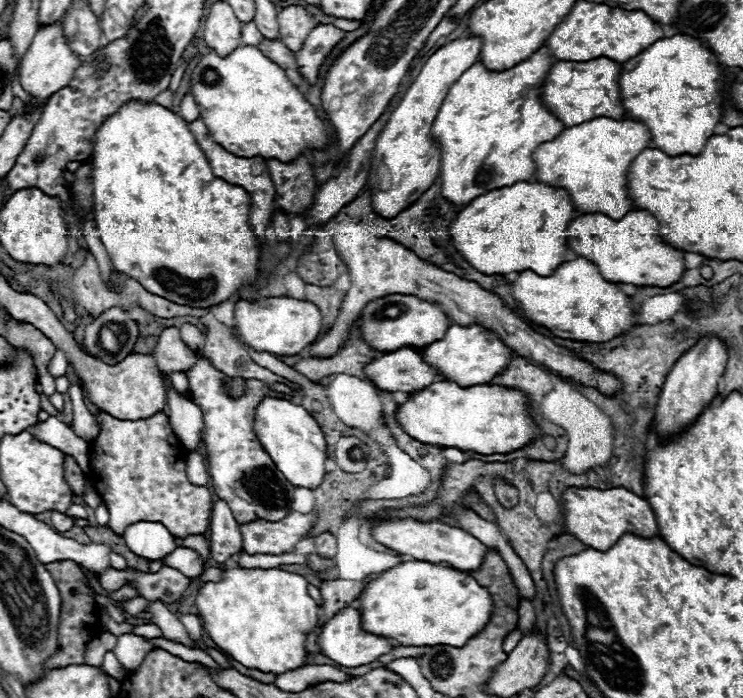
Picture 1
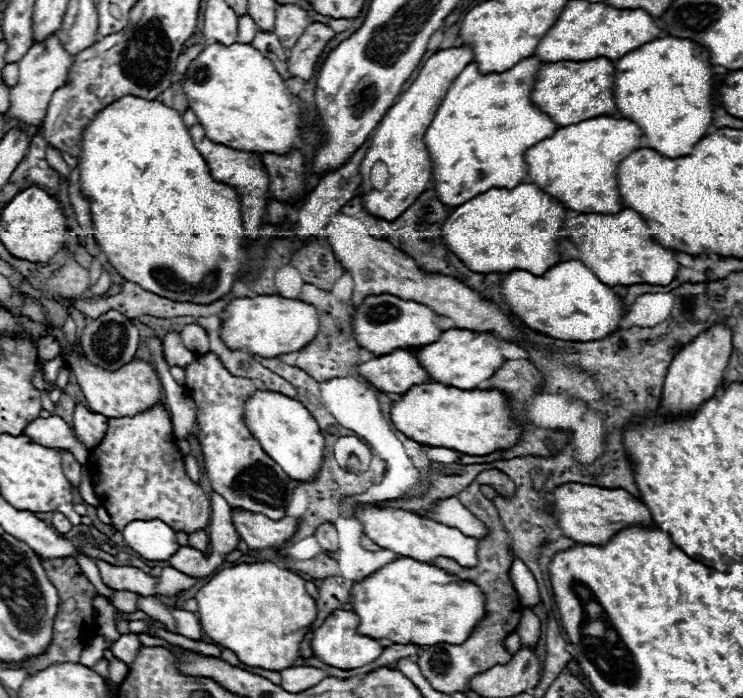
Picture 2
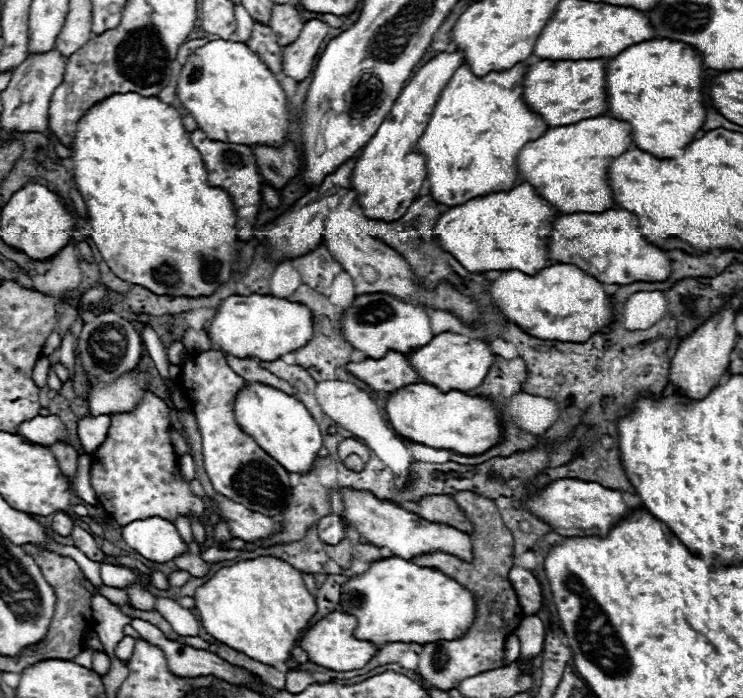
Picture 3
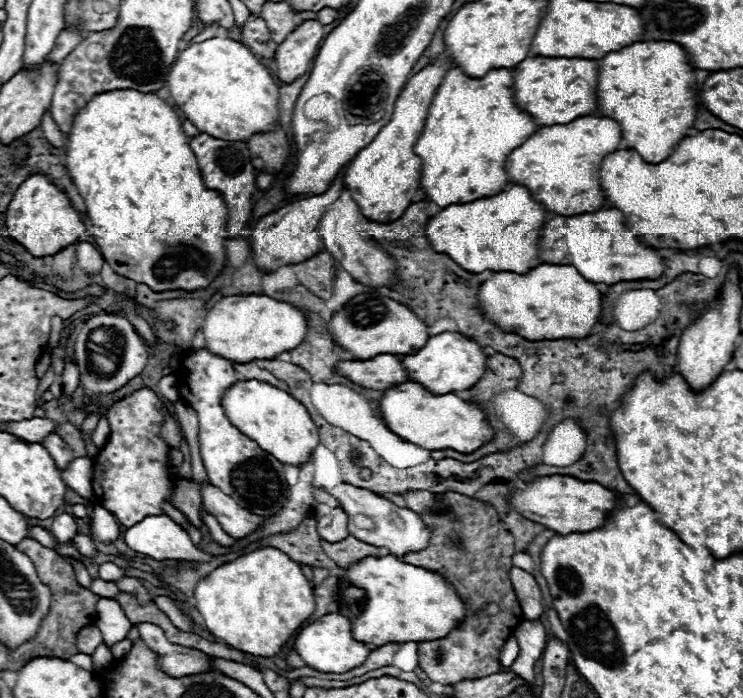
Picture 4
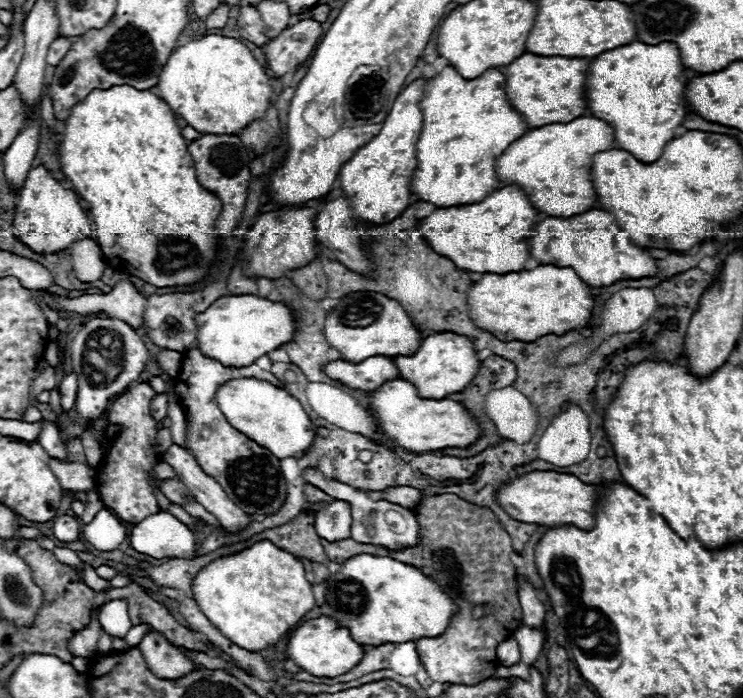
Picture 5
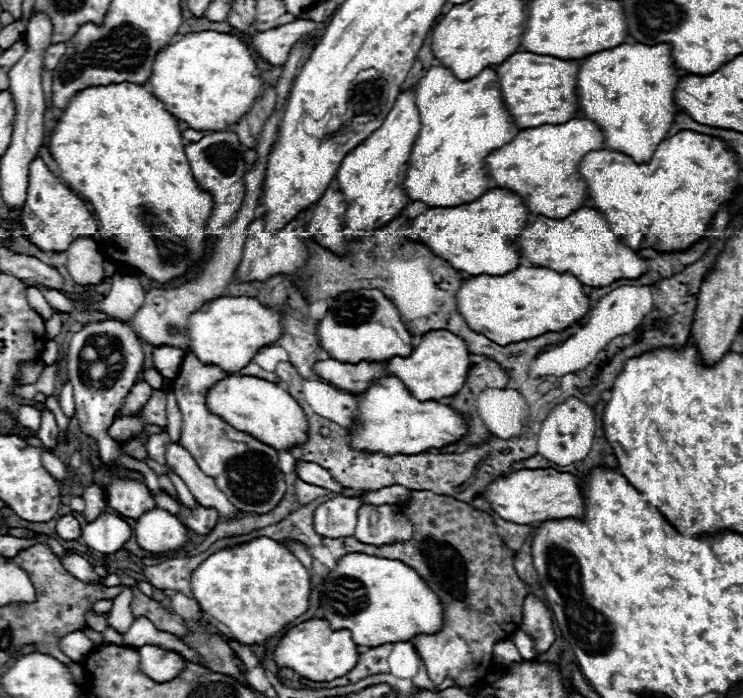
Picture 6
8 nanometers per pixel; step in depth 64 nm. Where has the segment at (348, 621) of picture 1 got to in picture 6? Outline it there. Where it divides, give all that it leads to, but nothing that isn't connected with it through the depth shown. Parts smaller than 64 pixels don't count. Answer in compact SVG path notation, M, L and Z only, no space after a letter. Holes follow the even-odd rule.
M306 620L290 628L278 642L274 660L278 666L288 666L296 674L310 680L334 680L342 674L348 674L358 662L358 646L352 642L348 630L332 630L328 620Z

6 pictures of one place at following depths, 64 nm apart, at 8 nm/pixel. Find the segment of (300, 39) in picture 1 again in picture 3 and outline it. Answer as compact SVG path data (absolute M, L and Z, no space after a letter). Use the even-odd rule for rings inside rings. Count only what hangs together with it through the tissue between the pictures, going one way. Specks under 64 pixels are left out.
M276 4L272 8L272 20L268 26L274 30L278 44L288 46L298 38L304 24L306 24L306 18L302 16L302 12L298 8L294 8L290 4Z

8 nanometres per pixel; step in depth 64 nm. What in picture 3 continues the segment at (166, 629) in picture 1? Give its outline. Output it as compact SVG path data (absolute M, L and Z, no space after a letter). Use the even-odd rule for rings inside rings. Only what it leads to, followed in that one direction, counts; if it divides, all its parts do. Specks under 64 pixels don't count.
M136 584L136 586L128 586L126 590L128 590L128 594L130 594L130 602L132 602L134 608L146 610L146 612L156 610L156 598L154 598L148 590L142 590L138 584Z

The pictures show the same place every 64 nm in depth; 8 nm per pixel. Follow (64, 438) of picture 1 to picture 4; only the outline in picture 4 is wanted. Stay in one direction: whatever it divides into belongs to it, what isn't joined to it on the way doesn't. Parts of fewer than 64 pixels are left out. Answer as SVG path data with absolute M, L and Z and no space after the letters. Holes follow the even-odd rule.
M30 418L26 422L10 422L4 432L10 432L26 442L44 442L50 432L56 430L56 424L50 418Z

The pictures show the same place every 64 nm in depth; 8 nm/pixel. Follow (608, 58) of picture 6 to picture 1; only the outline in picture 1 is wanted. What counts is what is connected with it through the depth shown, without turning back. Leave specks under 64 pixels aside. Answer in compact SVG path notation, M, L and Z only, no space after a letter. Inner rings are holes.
M676 34L672 38L662 38L654 42L638 56L630 58L628 62L622 62L622 70L622 104L634 120L644 122L650 128L654 146L670 156L700 154L704 144L716 134L714 130L720 124L724 104L724 74L714 50L698 38Z

